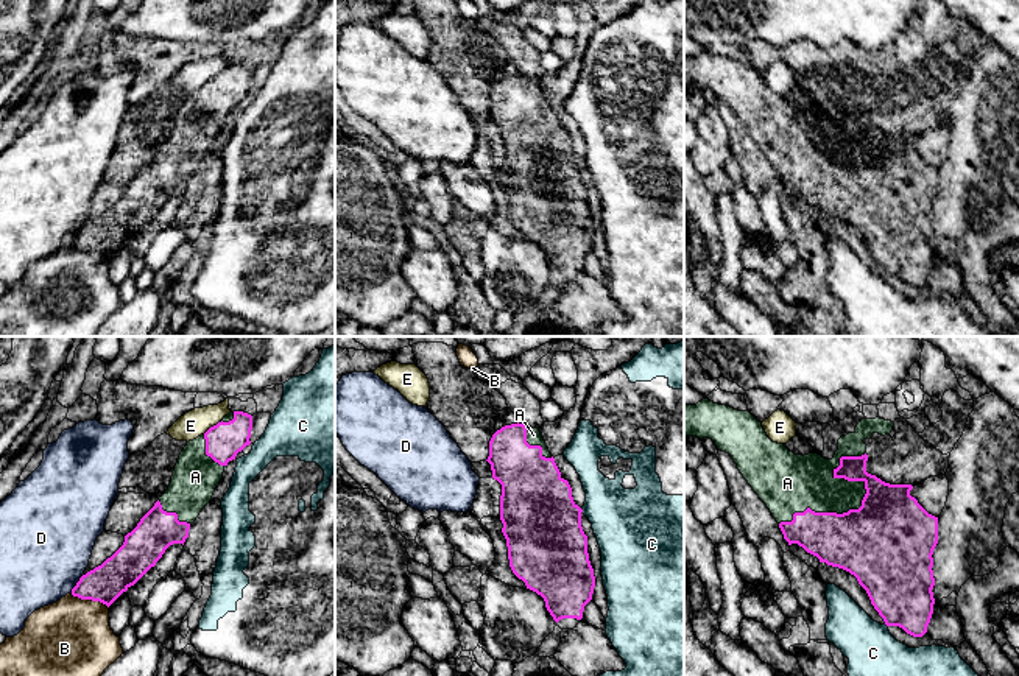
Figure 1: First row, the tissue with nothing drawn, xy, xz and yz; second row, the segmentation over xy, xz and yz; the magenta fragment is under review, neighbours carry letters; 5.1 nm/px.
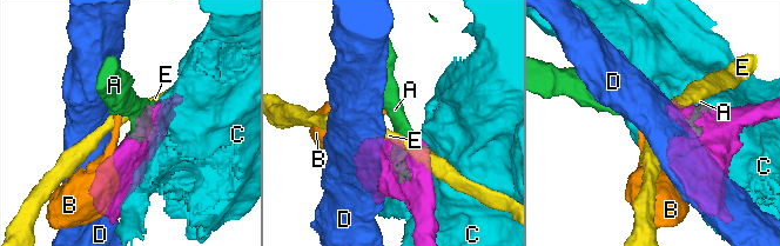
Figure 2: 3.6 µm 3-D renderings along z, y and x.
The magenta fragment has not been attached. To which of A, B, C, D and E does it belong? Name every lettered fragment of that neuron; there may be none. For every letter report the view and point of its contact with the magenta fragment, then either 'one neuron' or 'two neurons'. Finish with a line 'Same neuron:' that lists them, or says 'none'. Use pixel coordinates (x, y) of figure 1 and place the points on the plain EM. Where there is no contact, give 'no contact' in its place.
A: yz (862, 151) | one neuron
B: xy (89, 249) | two neurons
C: xz (581, 161) | two neurons
D: xy (77, 234) | two neurons
E: xy (214, 77) | two neurons
Same neuron: A

